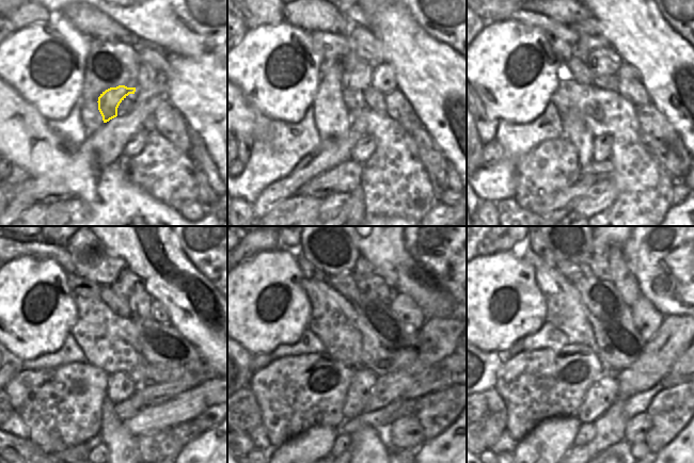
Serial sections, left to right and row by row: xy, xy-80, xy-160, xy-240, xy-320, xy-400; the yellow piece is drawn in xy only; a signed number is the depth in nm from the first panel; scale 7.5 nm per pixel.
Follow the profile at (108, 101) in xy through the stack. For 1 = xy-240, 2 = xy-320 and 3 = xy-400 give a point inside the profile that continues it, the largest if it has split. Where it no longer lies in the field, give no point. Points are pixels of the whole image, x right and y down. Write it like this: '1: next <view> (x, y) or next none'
1: next xy-240 (124, 284)
2: next xy-320 (364, 274)
3: next xy-400 (600, 250)

